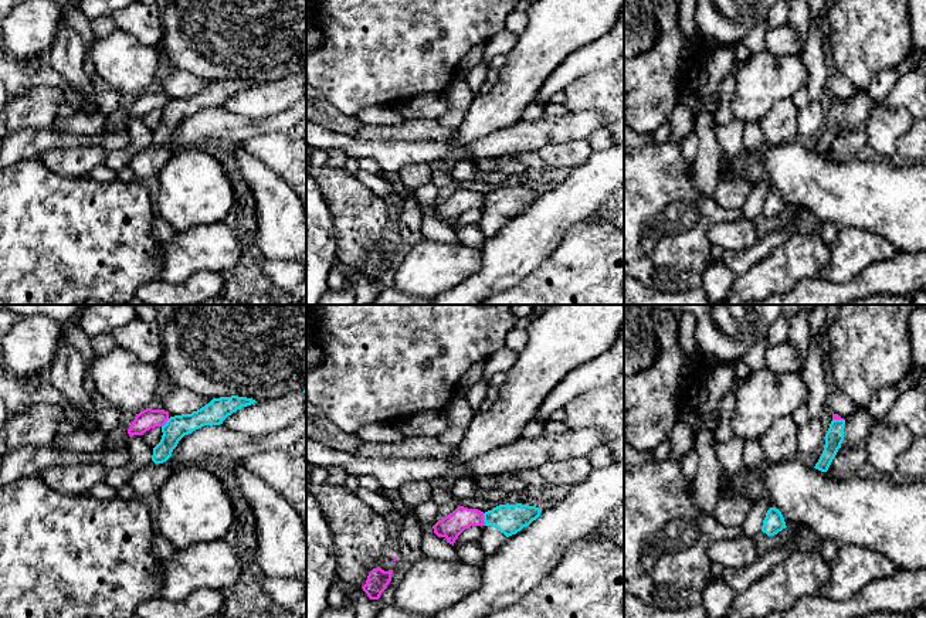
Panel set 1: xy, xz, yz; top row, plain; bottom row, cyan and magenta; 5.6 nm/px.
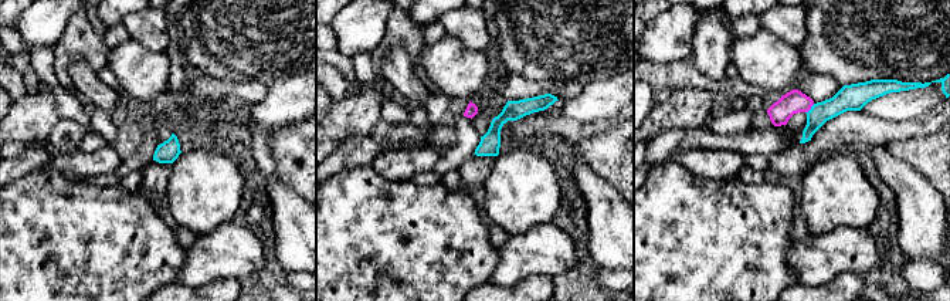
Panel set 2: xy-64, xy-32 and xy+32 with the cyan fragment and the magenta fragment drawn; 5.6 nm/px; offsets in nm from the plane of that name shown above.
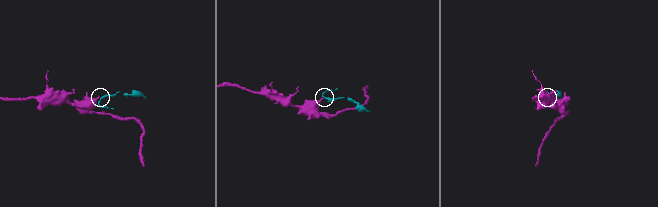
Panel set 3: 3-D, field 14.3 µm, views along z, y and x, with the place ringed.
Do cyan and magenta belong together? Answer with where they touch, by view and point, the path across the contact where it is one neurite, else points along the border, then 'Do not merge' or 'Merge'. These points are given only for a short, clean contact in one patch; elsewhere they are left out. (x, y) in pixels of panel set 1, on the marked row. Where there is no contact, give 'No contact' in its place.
Touches cyan at xz (484, 519). Boundary: xz (482, 513), (485, 525). Do not merge

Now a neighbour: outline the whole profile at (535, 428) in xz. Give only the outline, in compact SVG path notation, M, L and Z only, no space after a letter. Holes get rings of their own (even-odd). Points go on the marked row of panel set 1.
M533 420L528 425L523 427L522 438L533 439L542 435L543 432L545 432L543 424Z

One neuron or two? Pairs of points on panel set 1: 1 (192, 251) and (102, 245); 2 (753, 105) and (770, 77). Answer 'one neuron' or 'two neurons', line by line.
1: two neurons
2: one neuron

